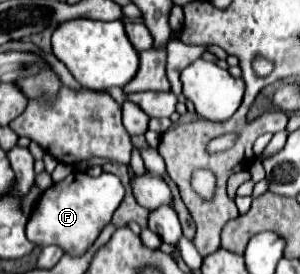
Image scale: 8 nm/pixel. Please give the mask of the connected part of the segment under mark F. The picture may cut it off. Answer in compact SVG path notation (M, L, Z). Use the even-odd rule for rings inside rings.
M73 171L69 177L53 183L51 189L43 191L39 207L35 207L27 221L27 239L31 239L35 247L57 245L67 255L85 255L99 237L101 229L111 221L113 211L123 201L123 195L125 189L121 181L111 173L101 173L101 177L89 177L83 171Z

